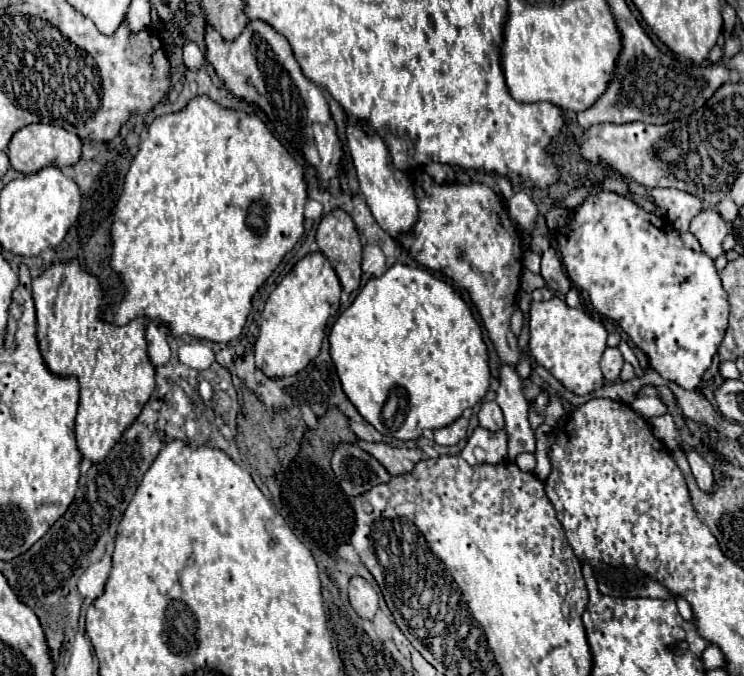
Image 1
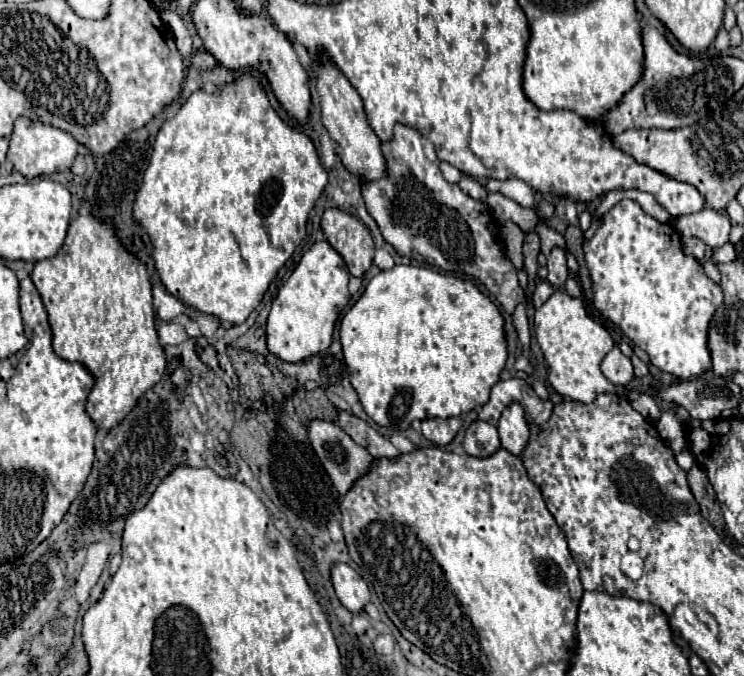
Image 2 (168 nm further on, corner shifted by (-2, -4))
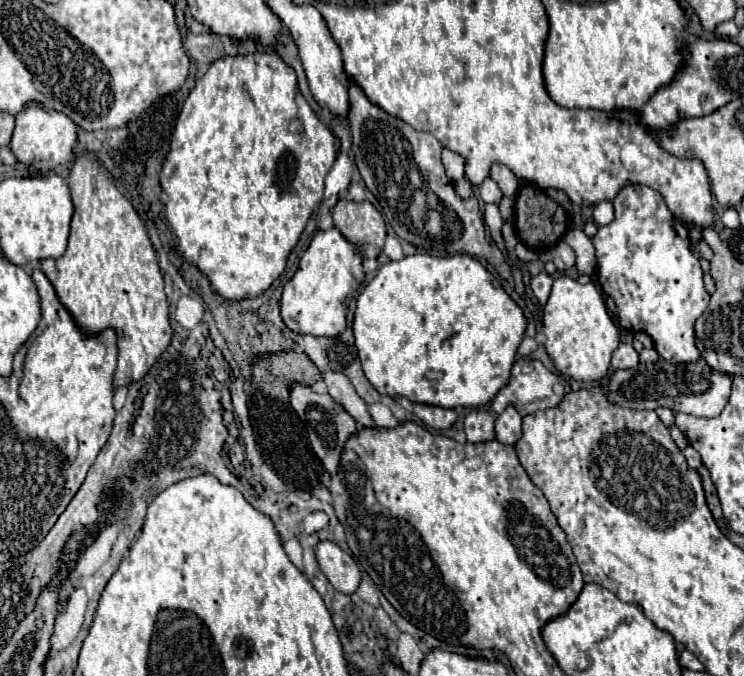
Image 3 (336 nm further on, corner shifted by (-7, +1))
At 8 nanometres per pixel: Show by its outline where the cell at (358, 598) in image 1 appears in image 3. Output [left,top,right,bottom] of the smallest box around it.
[317,542,361,594]

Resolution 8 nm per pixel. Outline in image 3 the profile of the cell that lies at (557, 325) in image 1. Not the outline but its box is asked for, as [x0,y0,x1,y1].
[543,276,619,382]

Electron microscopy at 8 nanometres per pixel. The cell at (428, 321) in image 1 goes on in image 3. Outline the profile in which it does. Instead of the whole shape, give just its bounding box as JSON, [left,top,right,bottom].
[353,254,525,408]

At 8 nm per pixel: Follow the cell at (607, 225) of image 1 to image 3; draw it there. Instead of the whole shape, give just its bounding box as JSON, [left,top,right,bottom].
[593,184,711,362]

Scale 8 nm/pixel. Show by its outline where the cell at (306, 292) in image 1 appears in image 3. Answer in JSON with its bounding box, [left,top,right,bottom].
[279,228,363,338]

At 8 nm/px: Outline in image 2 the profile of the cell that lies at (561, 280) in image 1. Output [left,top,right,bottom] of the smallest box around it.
[548,247,568,289]

